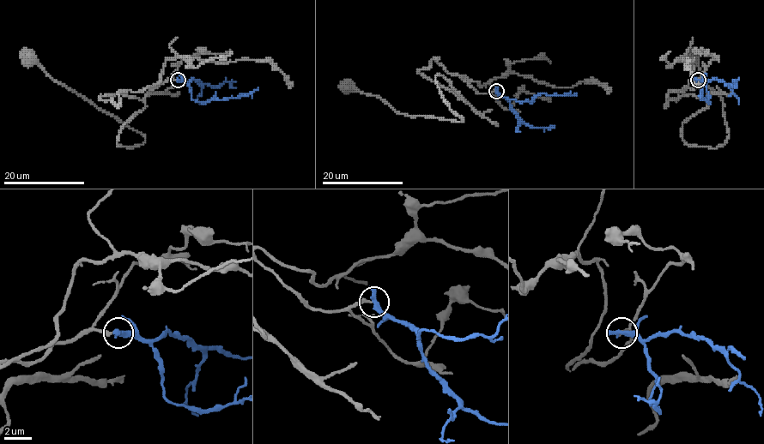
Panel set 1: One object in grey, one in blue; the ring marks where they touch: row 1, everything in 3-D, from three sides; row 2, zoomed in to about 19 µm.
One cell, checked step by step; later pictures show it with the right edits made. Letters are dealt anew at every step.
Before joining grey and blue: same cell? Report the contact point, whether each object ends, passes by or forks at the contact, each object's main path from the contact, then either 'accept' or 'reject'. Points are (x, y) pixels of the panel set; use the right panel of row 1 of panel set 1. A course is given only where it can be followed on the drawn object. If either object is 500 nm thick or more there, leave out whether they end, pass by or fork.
(698, 80) | grey ends | blue ends | grey via (698, 79), (664, 105), (703, 98), (681, 134), (716, 147), (728, 134), (721, 98), (693, 58) | blue via (698, 79), (705, 84), (709, 102), (700, 99), (702, 88) | reject

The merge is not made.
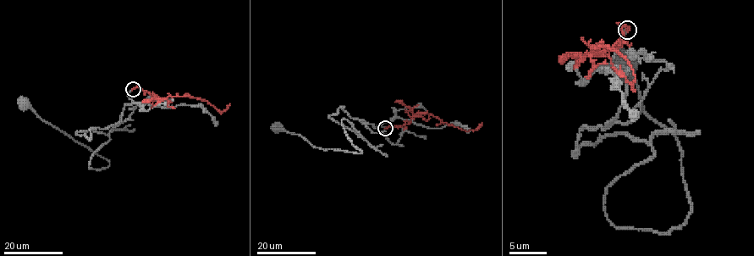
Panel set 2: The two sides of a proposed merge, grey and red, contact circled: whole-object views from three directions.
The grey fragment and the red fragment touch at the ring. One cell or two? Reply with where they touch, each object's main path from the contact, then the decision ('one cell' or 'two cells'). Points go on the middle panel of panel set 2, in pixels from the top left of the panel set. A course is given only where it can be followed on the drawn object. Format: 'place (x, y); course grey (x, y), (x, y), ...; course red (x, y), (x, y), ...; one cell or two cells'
place (385, 128); course grey (385, 127), (342, 107), (329, 116), (362, 138), (353, 125), (343, 119), (360, 153), (316, 147), (277, 127); course red (385, 128), (402, 125), (421, 113), (431, 113), (443, 123), (464, 130), (474, 130), (482, 122); two cells

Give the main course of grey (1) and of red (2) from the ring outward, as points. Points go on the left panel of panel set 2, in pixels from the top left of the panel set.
1: (132, 89), (118, 122), (76, 134), (108, 136), (90, 163), (100, 170), (107, 159), (24, 104)
2: (133, 89), (141, 88), (163, 98), (169, 96), (200, 98), (222, 112), (230, 104)

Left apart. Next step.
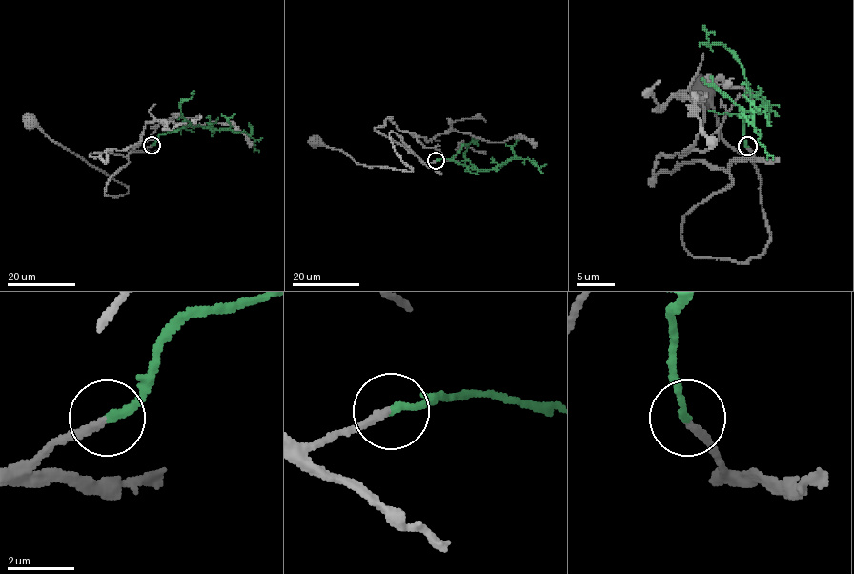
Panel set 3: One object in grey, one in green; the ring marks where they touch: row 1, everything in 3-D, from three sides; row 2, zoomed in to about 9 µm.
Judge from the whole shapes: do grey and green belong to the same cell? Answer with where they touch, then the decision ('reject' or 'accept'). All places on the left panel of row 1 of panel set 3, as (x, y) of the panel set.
at (152, 145); accept

